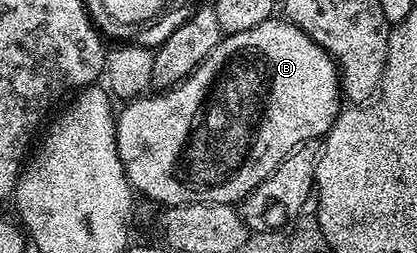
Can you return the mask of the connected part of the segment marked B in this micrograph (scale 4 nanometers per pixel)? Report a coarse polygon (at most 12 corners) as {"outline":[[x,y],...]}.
{"outline":[[287,18],[129,100],[116,149],[161,205],[231,204],[342,111]]}

